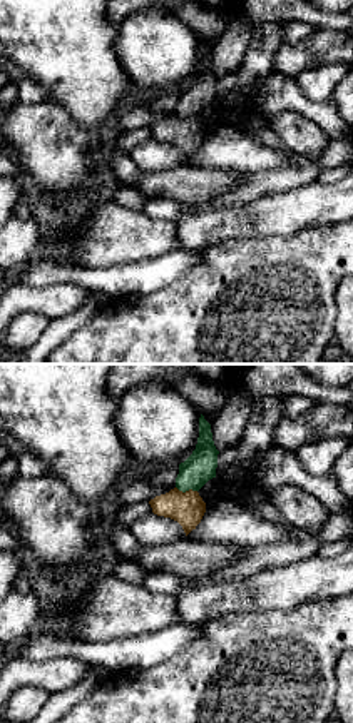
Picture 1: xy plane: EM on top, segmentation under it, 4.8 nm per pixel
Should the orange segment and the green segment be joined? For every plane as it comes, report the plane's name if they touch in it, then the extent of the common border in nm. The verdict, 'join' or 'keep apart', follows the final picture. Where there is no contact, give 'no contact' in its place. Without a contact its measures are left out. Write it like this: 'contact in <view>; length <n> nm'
contact in xy; length 110 nm

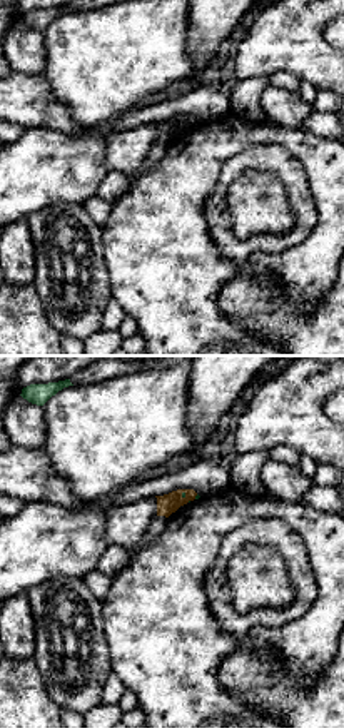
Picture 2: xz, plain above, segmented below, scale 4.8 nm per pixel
contact in xz; length 40 nm

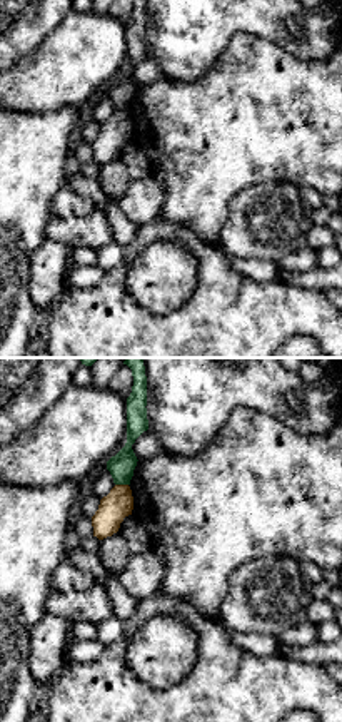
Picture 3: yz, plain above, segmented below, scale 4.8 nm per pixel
contact in yz; length 60 nm

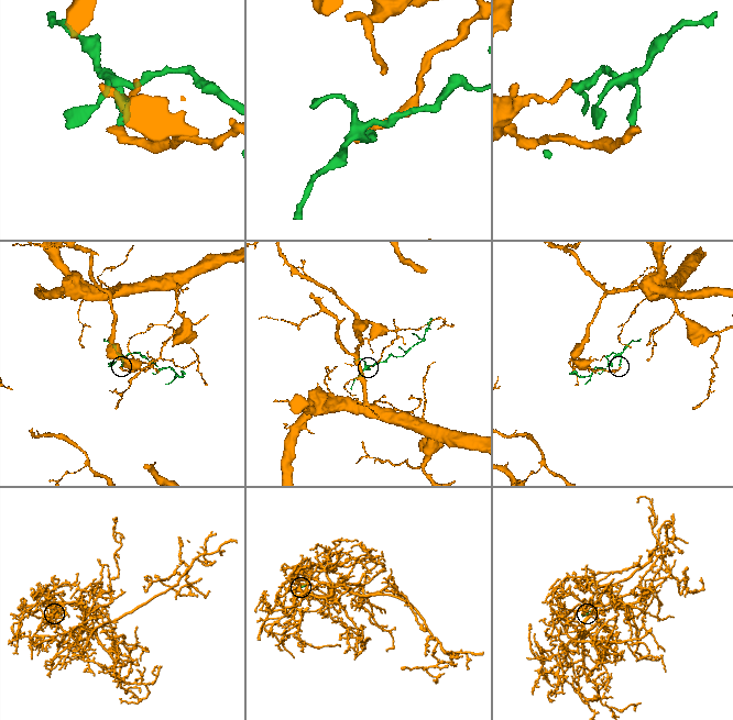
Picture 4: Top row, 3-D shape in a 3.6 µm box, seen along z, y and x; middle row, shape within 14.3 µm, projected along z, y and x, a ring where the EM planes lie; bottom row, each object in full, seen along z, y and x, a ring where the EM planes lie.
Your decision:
keep apart

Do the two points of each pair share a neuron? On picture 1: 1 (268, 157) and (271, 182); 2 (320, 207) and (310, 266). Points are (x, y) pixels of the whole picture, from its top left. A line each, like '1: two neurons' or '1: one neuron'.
1: two neurons
2: two neurons

